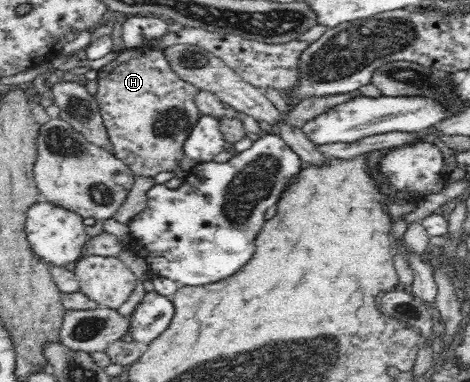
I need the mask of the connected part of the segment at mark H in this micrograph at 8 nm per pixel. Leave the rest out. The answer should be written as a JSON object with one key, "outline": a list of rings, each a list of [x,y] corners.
{"outline":[[[147,46],[125,49],[114,61],[98,69],[96,81],[98,90],[93,97],[97,100],[114,156],[123,161],[135,177],[154,179],[158,173],[181,170],[179,161],[185,157],[185,140],[201,115],[194,100],[195,93],[200,89],[183,81],[173,72],[163,50]]]}

